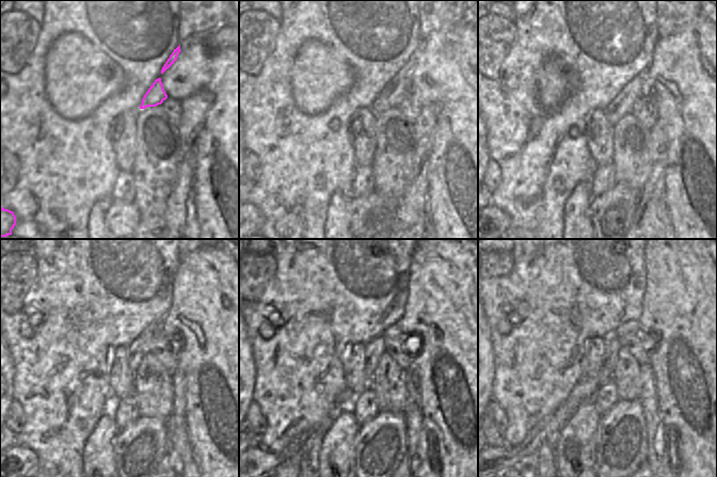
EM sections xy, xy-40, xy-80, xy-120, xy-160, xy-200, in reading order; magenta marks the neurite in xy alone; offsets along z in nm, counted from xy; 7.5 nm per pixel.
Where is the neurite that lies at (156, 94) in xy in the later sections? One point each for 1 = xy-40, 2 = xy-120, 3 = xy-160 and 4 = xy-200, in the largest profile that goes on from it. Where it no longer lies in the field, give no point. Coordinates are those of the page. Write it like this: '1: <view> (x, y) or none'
1: xy-40 (397, 90)
2: xy-120 (141, 346)
3: xy-160 (376, 348)
4: xy-200 (525, 455)

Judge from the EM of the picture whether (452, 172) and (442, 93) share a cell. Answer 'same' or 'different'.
same

